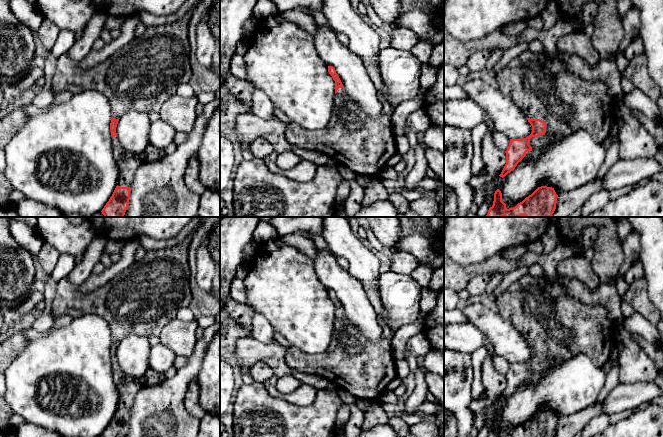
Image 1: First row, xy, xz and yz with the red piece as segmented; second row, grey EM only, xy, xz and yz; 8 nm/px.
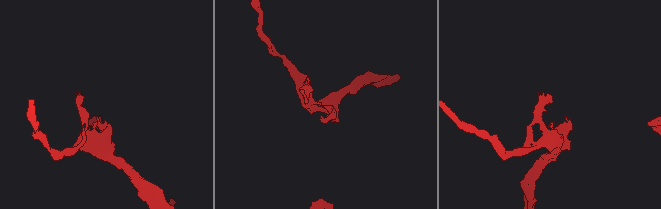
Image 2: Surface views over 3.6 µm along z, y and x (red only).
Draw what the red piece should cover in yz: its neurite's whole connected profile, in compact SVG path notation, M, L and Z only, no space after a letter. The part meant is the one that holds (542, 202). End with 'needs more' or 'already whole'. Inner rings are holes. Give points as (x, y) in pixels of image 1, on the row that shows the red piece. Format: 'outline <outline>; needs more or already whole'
outline M541 186L515 207L507 209L502 201L502 193L497 189L486 217L551 217L556 209L557 198L554 188Z; already whole

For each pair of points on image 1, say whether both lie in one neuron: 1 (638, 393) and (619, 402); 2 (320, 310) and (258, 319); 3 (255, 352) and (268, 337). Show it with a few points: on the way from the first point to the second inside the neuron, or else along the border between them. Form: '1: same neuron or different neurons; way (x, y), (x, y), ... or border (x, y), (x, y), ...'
1: same neuron; way (633, 395), (624, 397)
2: different neurons; border (255, 313), (260, 313), (274, 330)
3: different neurons; border (250, 334), (263, 342), (275, 341)

